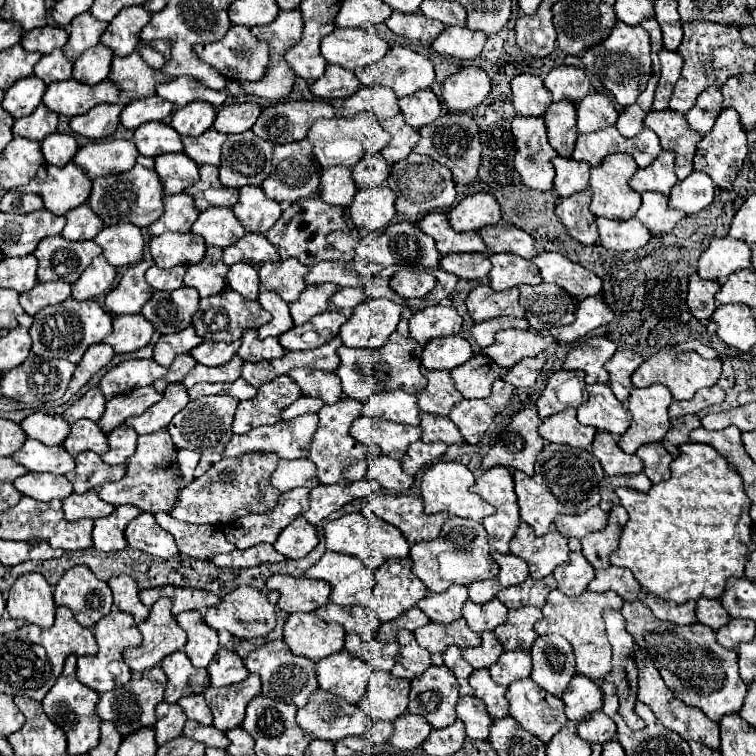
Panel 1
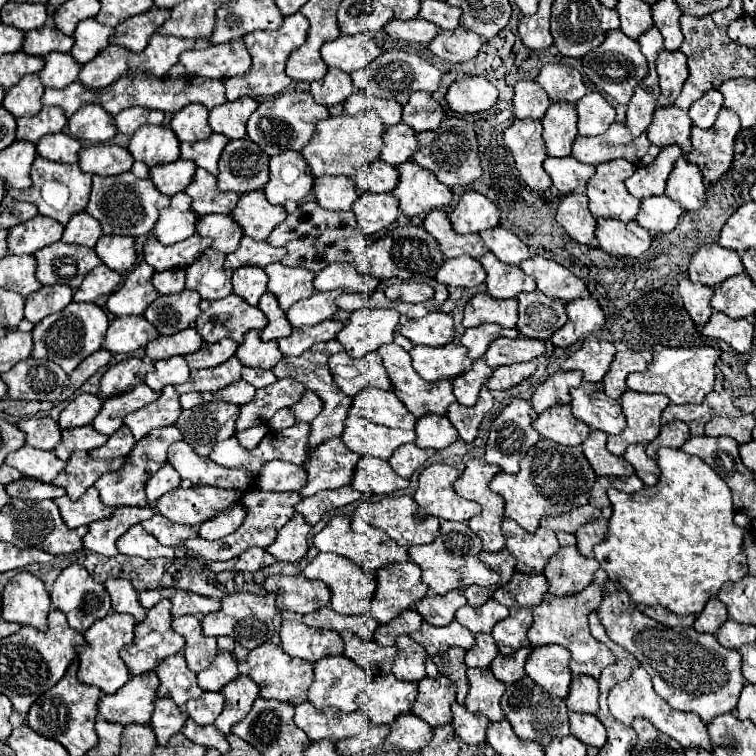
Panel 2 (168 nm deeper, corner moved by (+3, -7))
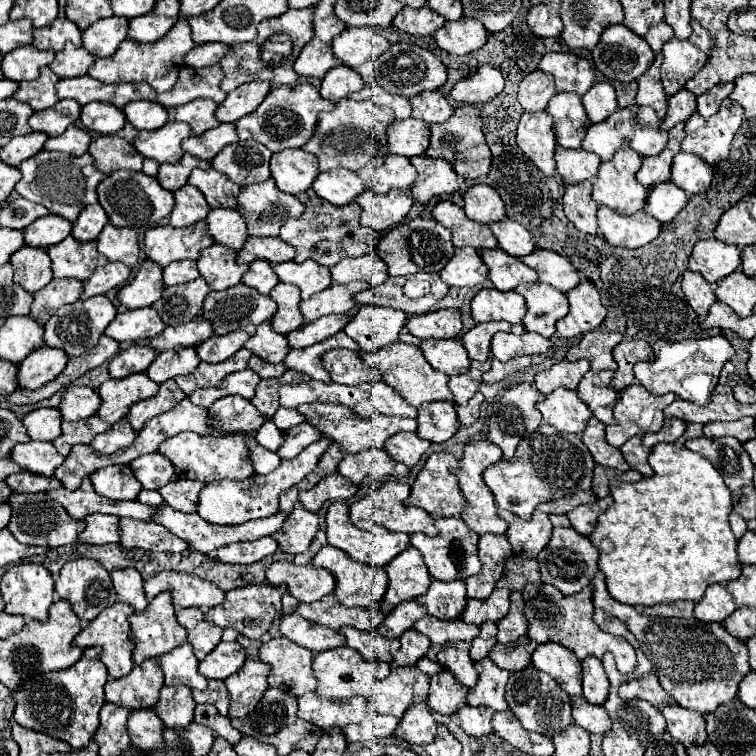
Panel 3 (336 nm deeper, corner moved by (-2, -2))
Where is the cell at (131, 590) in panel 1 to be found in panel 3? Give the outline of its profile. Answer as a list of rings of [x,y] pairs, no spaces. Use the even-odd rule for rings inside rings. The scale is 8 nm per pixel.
[[[135,568],[115,570],[115,572],[111,572],[111,580],[117,590],[117,598],[121,602],[131,604],[139,612],[143,612],[143,608],[147,608],[149,602],[145,600],[145,592],[143,592],[143,578],[139,576],[139,572],[135,572]]]

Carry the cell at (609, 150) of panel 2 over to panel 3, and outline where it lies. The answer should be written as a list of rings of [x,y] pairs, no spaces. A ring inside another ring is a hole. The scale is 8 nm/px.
[[[633,104],[631,108],[617,108],[605,122],[591,124],[581,148],[597,154],[601,160],[611,160],[613,154],[621,148],[631,148],[641,156],[657,156],[667,146],[667,132],[661,130],[661,120],[655,116],[651,108],[643,108]]]

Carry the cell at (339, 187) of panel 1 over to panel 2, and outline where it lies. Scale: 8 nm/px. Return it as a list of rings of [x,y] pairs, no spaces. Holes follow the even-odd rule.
[[[324,175],[314,179],[316,201],[330,211],[348,211],[358,193],[354,181],[344,175]]]

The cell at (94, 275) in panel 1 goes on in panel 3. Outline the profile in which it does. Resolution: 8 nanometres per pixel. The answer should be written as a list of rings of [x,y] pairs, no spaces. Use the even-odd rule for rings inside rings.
[[[107,262],[101,268],[95,268],[95,272],[91,274],[91,278],[87,280],[87,286],[81,294],[81,298],[89,298],[95,294],[105,294],[111,288],[123,286],[129,280],[131,270],[125,264],[119,262]]]

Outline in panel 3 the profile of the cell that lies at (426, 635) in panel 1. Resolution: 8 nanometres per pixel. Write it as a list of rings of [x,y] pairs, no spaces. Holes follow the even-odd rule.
[[[423,616],[421,620],[417,620],[415,630],[429,636],[433,644],[473,640],[479,634],[479,628],[475,624],[465,624],[463,620],[441,620],[435,616]]]

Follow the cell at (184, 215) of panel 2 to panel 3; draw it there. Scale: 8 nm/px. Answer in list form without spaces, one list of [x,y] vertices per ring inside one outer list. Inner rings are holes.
[[[185,184],[177,192],[173,192],[173,196],[175,196],[175,208],[169,216],[169,224],[173,228],[189,228],[199,220],[205,220],[205,216],[211,210],[207,206],[203,194],[189,184]]]

